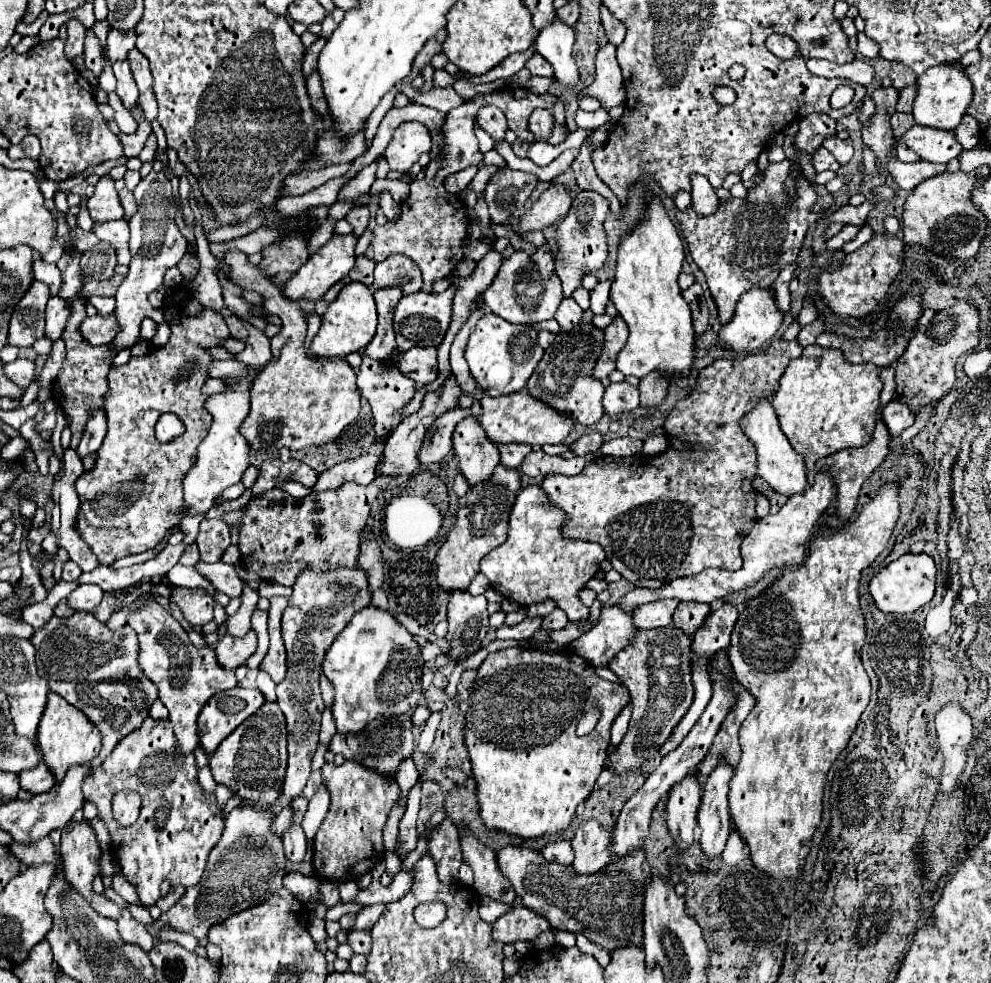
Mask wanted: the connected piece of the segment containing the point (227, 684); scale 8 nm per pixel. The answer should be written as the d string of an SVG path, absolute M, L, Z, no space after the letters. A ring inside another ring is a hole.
M149 603L141 607L137 613L129 617L129 625L139 635L139 665L143 673L151 677L151 681L159 687L159 699L169 709L169 721L173 723L175 737L183 753L191 753L199 743L197 717L203 705L225 689L237 687L237 677L233 669L225 669L219 665L215 651L211 647L197 649L187 637L187 631L175 621L159 603ZM157 667L163 669L165 675L157 675Z

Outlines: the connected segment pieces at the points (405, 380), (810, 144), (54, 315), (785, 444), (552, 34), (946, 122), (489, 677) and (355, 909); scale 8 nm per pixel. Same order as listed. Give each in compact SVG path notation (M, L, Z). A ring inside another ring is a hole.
M365 349L359 351L363 363L359 367L359 373L357 373L357 387L361 391L361 395L369 401L371 405L371 411L373 411L373 431L375 431L375 441L379 439L387 439L395 427L401 423L401 413L403 413L403 407L413 399L415 395L415 381L409 379L401 369L399 369L399 355L401 351L397 349L395 351L395 357L391 361L379 361L379 359L373 359L365 353Z
M811 113L799 119L799 133L795 135L795 147L807 153L815 153L821 147L823 135L835 133L835 119L825 113Z
M59 295L51 297L49 303L47 303L47 325L45 325L45 333L55 341L61 337L63 329L65 329L65 323L67 323L67 317L71 315L71 307L67 305L67 301Z
M761 397L755 405L755 409L747 411L741 421L739 421L743 433L747 435L747 439L755 445L757 449L757 463L759 463L759 477L763 477L777 493L783 495L795 495L795 493L803 493L807 487L807 467L805 467L805 459L793 451L791 443L787 441L787 437L783 435L783 431L779 429L777 423L777 413L771 405L771 397Z
M557 15L551 21L551 25L543 27L535 43L535 49L553 65L555 77L565 85L575 85L579 81L577 65L571 55L573 43L575 43L573 27L563 23Z
M959 61L953 63L941 63L937 67L927 69L919 79L917 79L919 91L913 103L913 117L917 125L927 125L927 127L937 127L937 129L955 129L971 99L973 99L973 83L967 77L967 67L963 67Z
M511 647L489 653L477 669L465 715L465 743L473 763L473 777L477 781L479 811L489 829L499 829L525 839L567 829L577 805L591 795L595 781L605 767L611 723L629 703L629 693L623 685L601 679L595 673L595 667L573 651L559 653L557 657L561 659L559 667L551 669L551 653L533 647ZM593 707L601 713L597 731L577 737L575 729L579 719Z
M338 903L336 906L327 910L325 920L339 921L346 913L359 913L363 906L355 903Z

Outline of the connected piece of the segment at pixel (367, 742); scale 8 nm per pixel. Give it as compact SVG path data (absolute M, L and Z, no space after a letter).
M403 713L403 715L395 715L395 717L387 717L387 715L381 715L375 719L375 729L369 731L361 731L361 733L351 733L351 735L335 735L329 743L329 749L333 753L339 753L343 755L345 759L353 759L353 761L359 761L375 771L381 771L381 773L391 773L395 775L397 773L397 765L401 759L409 757L415 749L415 741L413 741L413 723L411 723L411 715L409 713Z

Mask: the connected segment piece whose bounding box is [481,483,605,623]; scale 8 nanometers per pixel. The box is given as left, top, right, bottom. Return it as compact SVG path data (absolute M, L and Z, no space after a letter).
M539 483L521 489L509 515L509 537L481 559L481 573L495 591L521 607L553 599L567 613L569 621L581 623L589 617L589 607L579 601L577 593L599 571L605 551L599 543L563 537L565 523L567 515L551 505Z

